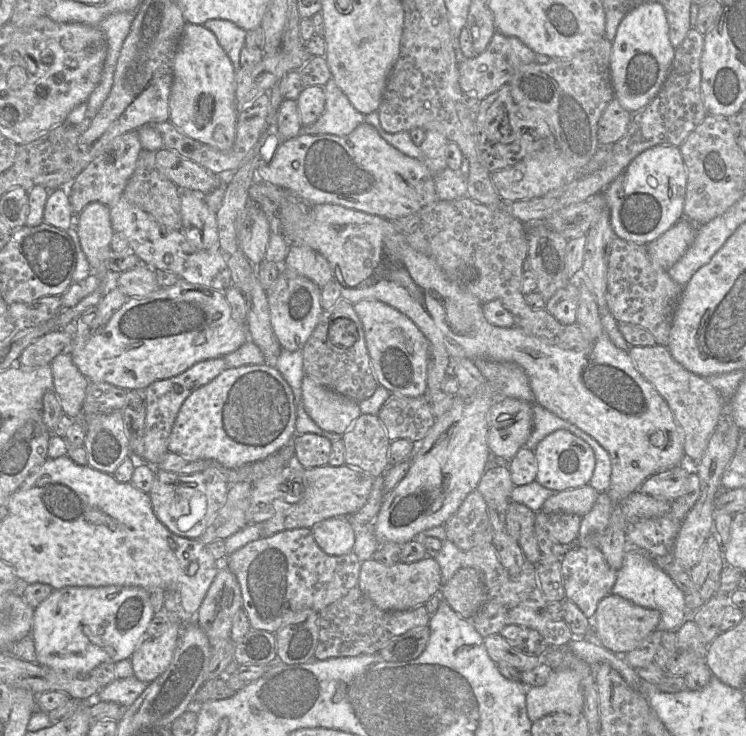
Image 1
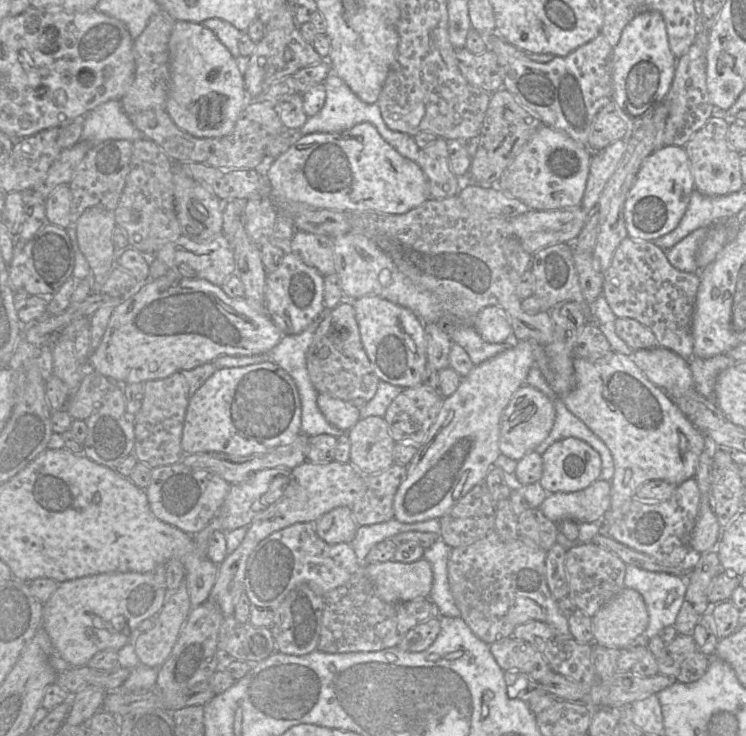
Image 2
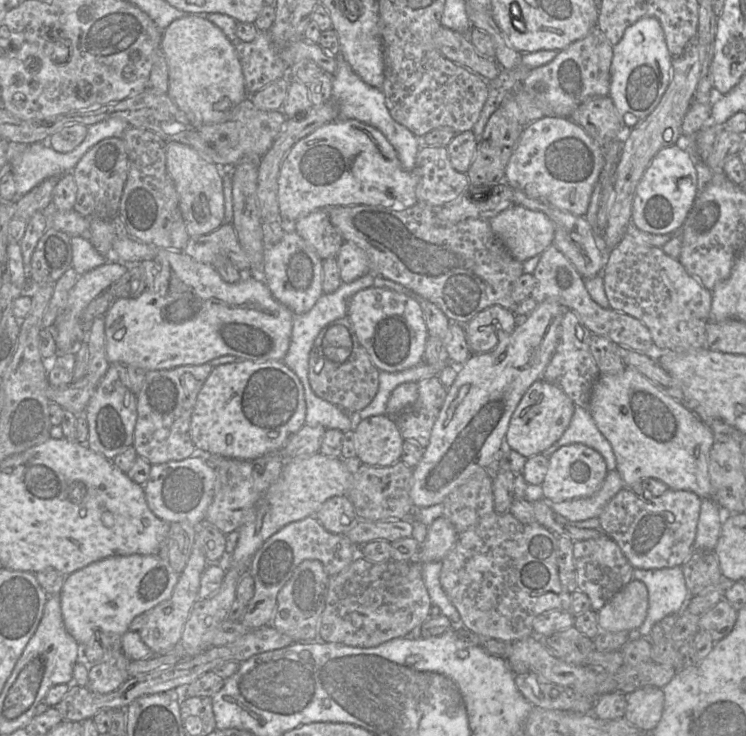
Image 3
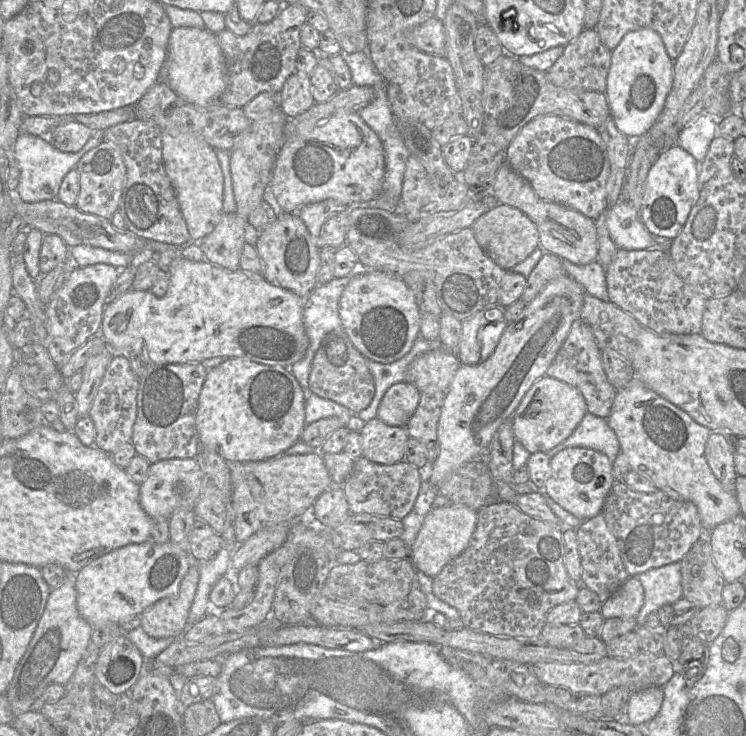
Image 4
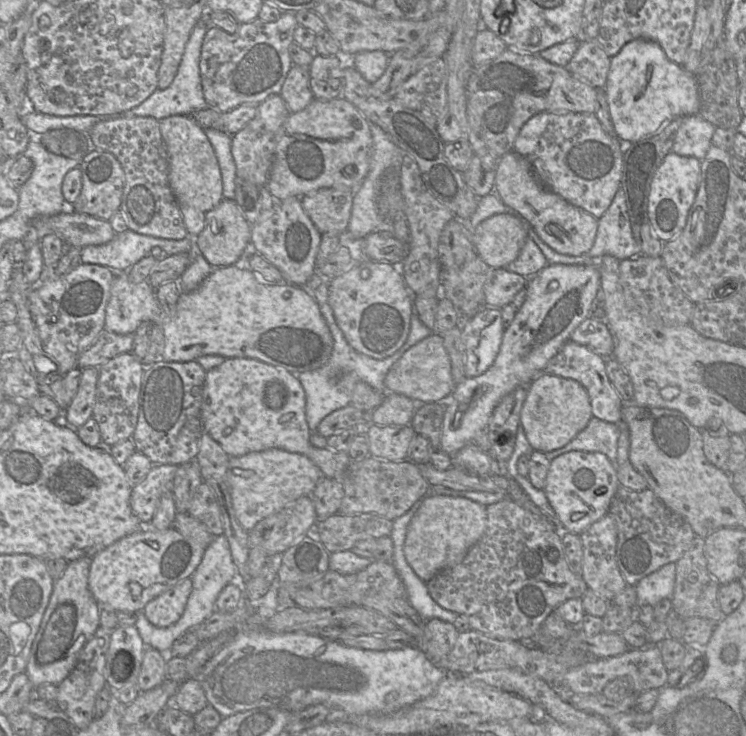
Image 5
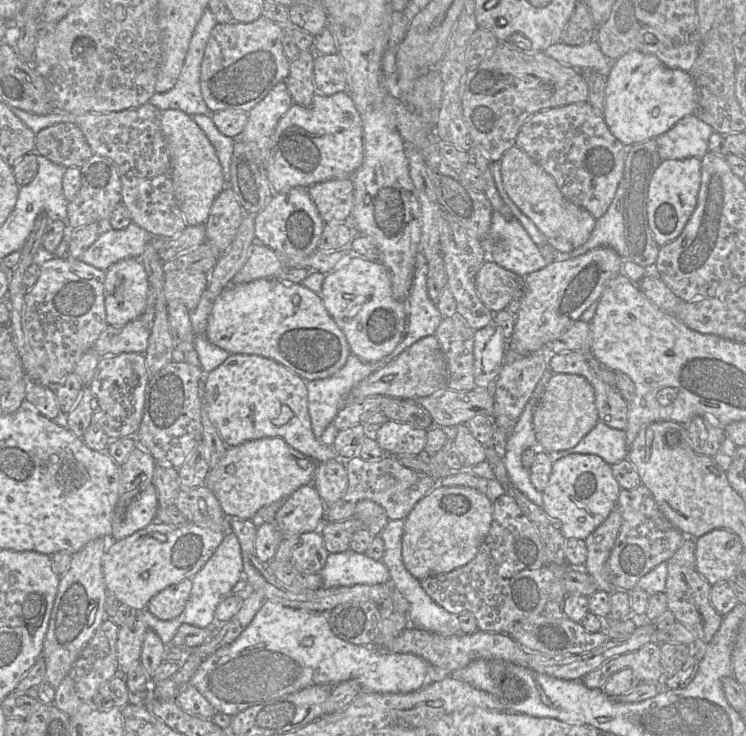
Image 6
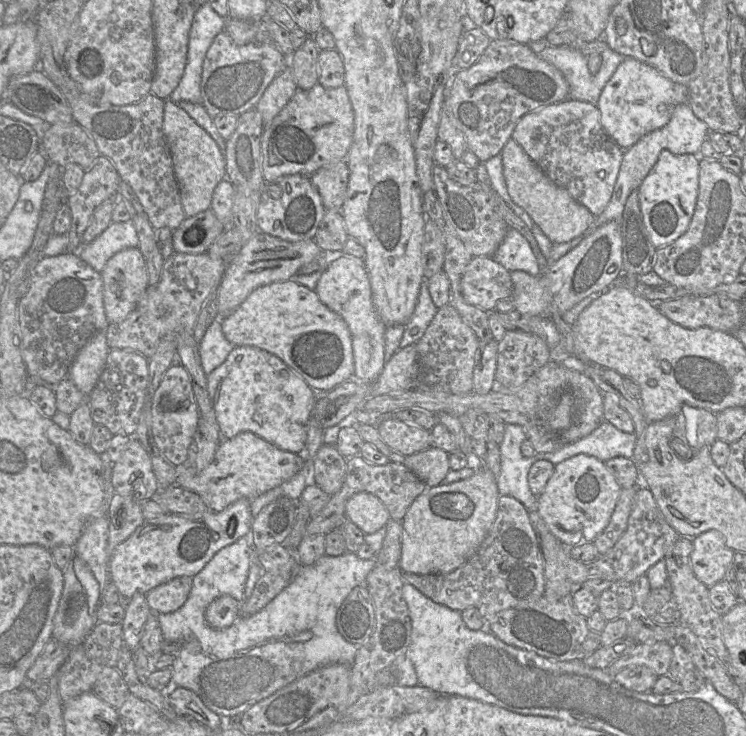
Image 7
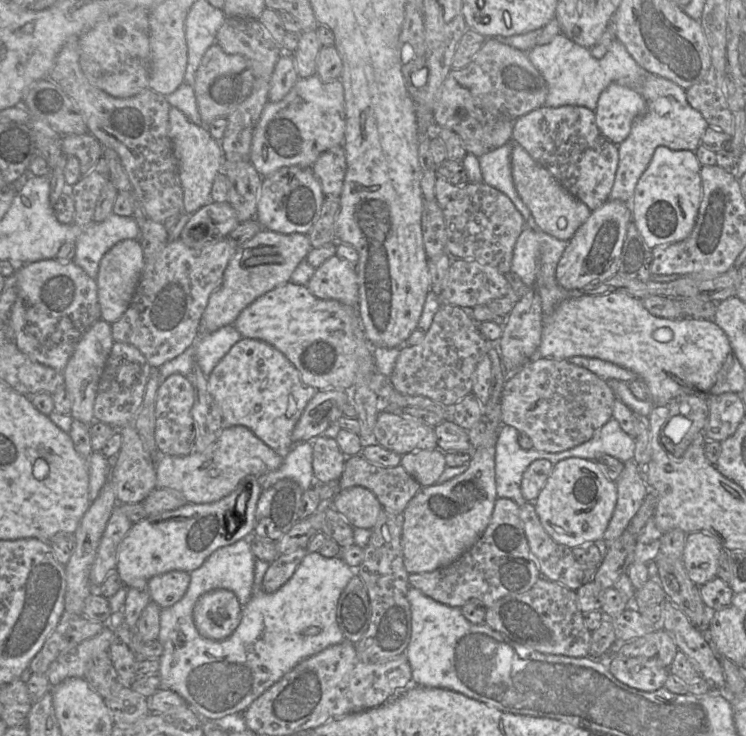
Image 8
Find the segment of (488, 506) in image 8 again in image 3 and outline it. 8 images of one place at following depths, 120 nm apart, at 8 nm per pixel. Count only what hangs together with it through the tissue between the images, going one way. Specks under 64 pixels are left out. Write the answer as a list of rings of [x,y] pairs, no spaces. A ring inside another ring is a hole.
[[[444,516],[437,518],[427,527],[416,560],[421,564],[442,561],[457,539],[458,533],[451,522]]]

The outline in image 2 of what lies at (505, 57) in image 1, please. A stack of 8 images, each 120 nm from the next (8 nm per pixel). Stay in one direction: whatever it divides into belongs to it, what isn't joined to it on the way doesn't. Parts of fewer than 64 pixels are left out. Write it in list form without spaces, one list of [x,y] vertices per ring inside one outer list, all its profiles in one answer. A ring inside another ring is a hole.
[[[464,47],[455,49],[455,57],[462,75],[470,84],[489,93],[504,87],[502,67],[491,49],[473,54]]]

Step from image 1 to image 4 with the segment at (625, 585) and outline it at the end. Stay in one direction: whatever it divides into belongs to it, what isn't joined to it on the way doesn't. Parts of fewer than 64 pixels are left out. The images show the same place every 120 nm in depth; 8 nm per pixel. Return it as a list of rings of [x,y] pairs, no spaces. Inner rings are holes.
[[[680,562],[652,568],[635,577],[644,589],[644,604],[636,617],[638,626],[645,623],[650,613],[663,605],[673,605],[683,597]]]

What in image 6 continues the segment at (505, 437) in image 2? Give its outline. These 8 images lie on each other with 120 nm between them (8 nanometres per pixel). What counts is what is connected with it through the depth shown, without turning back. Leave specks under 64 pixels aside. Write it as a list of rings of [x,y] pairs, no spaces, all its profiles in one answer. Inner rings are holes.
[[[553,374],[533,411],[533,429],[539,450],[564,451],[575,447],[598,423],[593,387],[582,376]]]

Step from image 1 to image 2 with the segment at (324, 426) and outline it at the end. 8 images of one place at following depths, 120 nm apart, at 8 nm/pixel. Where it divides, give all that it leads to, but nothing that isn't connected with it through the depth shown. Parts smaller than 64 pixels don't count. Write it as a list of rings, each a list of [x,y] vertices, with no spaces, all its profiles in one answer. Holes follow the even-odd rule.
[[[324,393],[318,394],[317,405],[331,425],[345,432],[361,419],[357,406]]]

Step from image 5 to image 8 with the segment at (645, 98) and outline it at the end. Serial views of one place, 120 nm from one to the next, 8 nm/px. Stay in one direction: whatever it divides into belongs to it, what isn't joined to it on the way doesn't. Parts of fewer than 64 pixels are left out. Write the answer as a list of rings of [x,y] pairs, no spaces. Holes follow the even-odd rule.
[[[613,82],[599,96],[596,123],[604,137],[619,145],[630,134],[634,120],[644,114],[646,108],[645,99],[637,91]]]

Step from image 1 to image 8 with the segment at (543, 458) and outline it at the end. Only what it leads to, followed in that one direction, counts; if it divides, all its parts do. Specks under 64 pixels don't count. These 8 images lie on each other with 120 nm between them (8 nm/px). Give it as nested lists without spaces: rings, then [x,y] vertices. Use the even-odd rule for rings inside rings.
[[[567,458],[554,465],[538,498],[534,501],[534,508],[549,536],[555,542],[572,549],[588,543],[602,544],[604,533],[609,525],[616,503],[617,486],[615,482],[609,480],[594,461]]]

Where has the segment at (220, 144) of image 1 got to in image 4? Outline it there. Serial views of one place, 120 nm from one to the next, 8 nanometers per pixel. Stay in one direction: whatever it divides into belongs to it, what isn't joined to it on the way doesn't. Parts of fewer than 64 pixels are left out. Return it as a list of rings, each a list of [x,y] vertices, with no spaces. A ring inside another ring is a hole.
[[[173,28],[167,46],[165,82],[192,105],[205,108],[220,104],[227,84],[227,66],[216,35],[206,28]]]

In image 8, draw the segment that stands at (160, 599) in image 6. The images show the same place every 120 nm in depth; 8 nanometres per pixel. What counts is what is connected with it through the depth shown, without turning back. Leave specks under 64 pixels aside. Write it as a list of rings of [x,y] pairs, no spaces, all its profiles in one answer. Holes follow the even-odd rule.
[[[178,570],[152,577],[148,580],[151,601],[161,609],[173,606],[183,598],[190,581],[189,572]]]

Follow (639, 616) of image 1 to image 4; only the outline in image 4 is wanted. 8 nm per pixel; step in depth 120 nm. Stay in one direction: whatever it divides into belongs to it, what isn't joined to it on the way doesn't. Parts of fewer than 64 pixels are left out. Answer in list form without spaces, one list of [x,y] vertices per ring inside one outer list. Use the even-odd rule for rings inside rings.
[[[629,577],[600,608],[603,618],[636,618],[644,604],[644,589],[637,577]]]

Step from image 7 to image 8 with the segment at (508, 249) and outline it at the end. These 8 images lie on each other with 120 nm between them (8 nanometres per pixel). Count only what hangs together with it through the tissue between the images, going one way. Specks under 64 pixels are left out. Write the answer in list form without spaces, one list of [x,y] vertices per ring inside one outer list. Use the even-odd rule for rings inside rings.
[[[523,229],[515,243],[511,262],[511,271],[528,287],[534,286],[537,279],[537,231],[541,230]]]

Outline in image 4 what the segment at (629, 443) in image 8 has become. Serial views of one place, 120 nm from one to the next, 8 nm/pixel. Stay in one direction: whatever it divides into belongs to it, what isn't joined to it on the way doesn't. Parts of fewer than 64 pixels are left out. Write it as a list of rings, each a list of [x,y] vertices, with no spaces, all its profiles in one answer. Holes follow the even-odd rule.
[[[589,412],[585,414],[574,432],[562,443],[547,452],[549,459],[570,447],[587,448],[605,454],[614,463],[620,453],[620,445],[615,432],[607,420]]]

